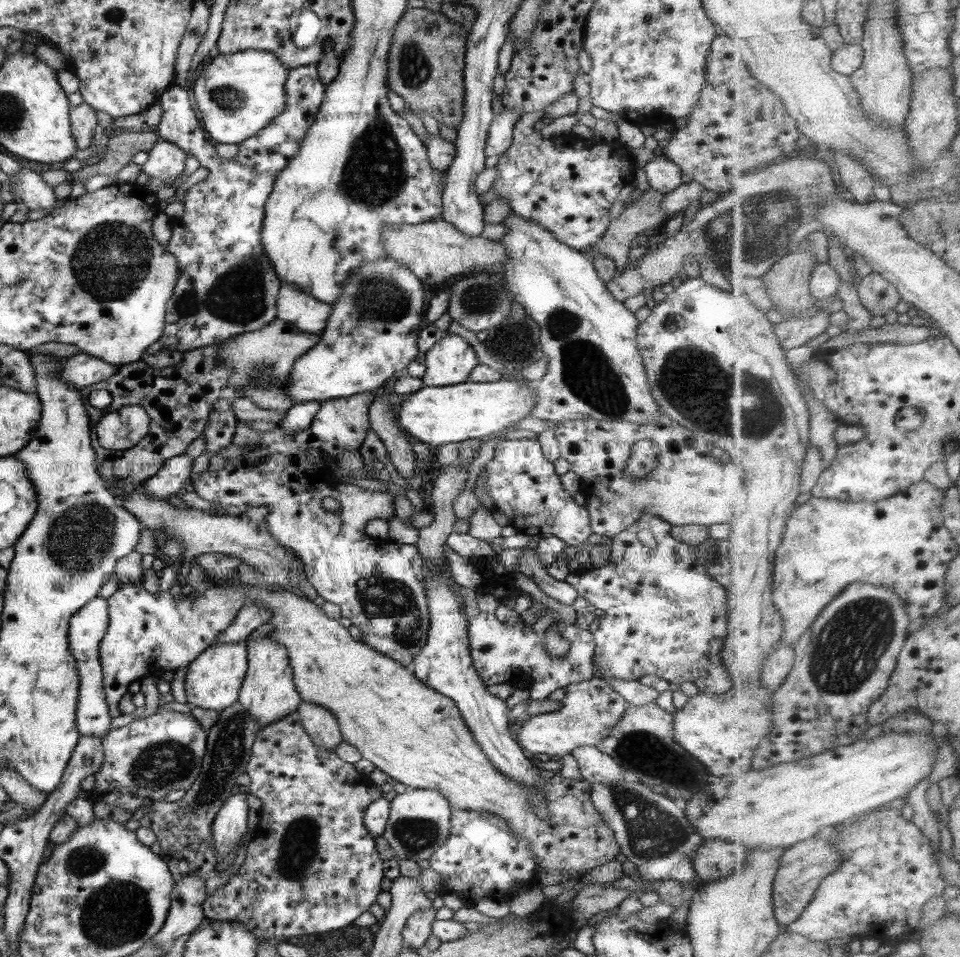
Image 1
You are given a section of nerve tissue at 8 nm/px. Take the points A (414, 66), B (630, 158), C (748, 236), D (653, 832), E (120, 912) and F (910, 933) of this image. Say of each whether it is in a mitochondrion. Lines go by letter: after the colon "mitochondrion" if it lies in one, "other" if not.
A: mitochondrion
B: other
C: mitochondrion
D: mitochondrion
E: mitochondrion
F: other

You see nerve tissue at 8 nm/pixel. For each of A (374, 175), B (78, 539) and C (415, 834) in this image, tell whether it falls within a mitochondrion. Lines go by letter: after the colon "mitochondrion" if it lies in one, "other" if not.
A: mitochondrion
B: mitochondrion
C: mitochondrion

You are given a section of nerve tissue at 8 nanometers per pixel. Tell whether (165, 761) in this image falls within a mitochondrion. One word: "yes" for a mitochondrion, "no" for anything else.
yes

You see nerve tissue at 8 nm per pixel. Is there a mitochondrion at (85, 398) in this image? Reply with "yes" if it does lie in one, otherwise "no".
no

